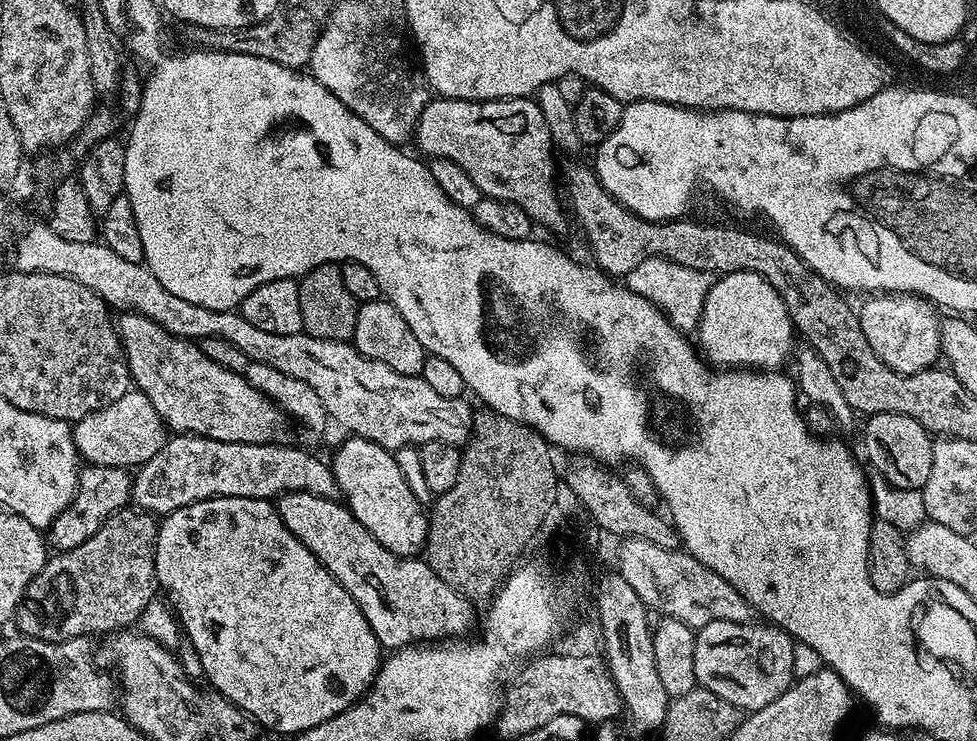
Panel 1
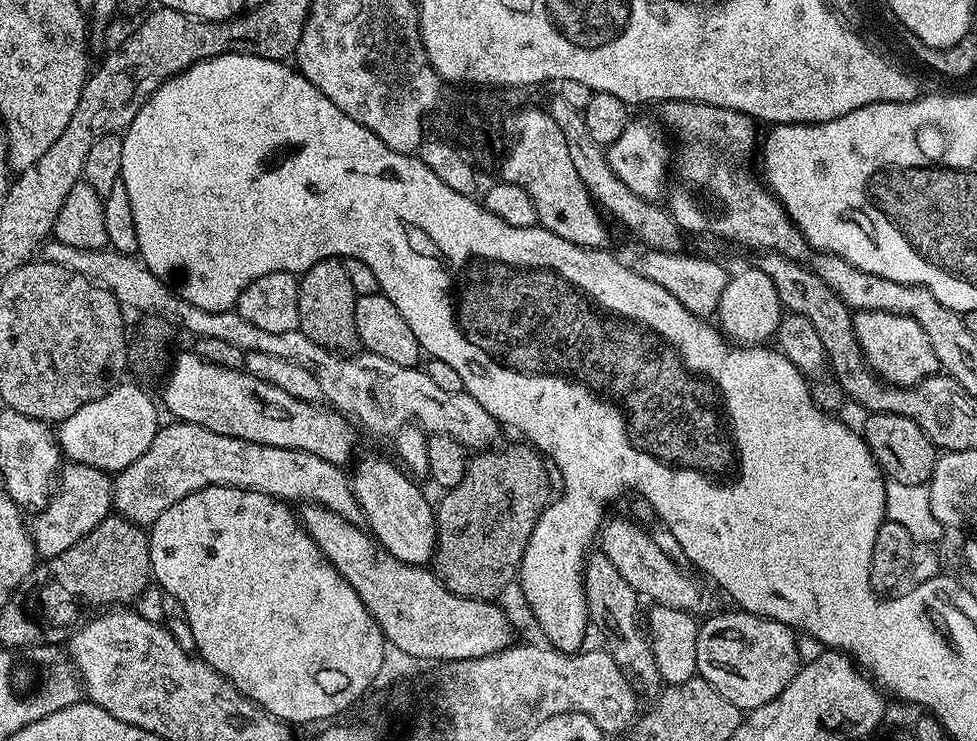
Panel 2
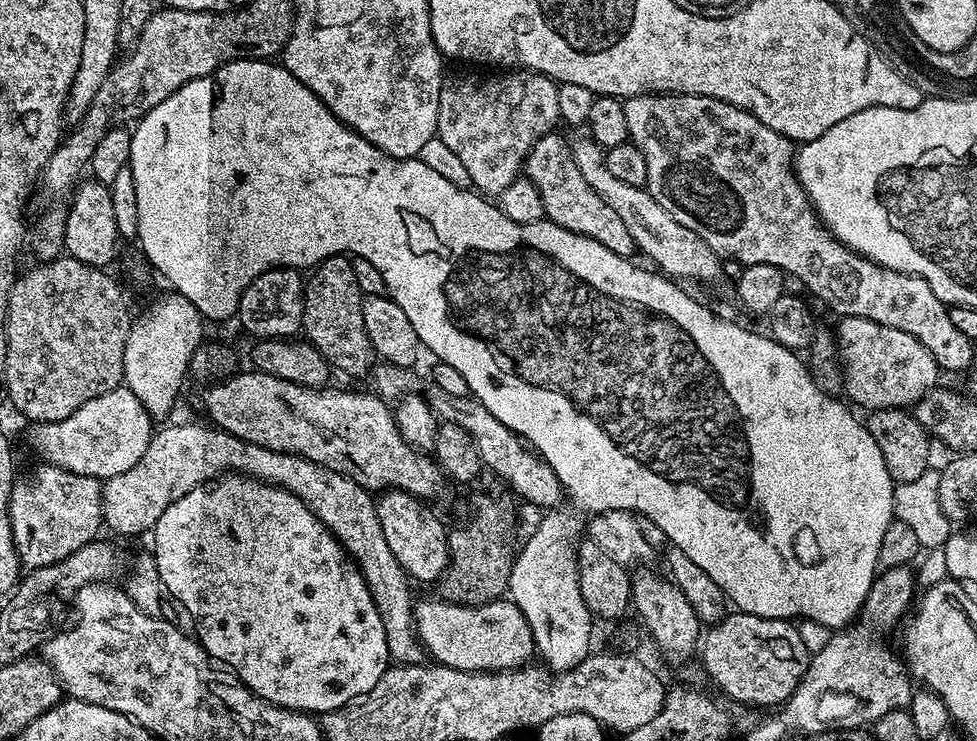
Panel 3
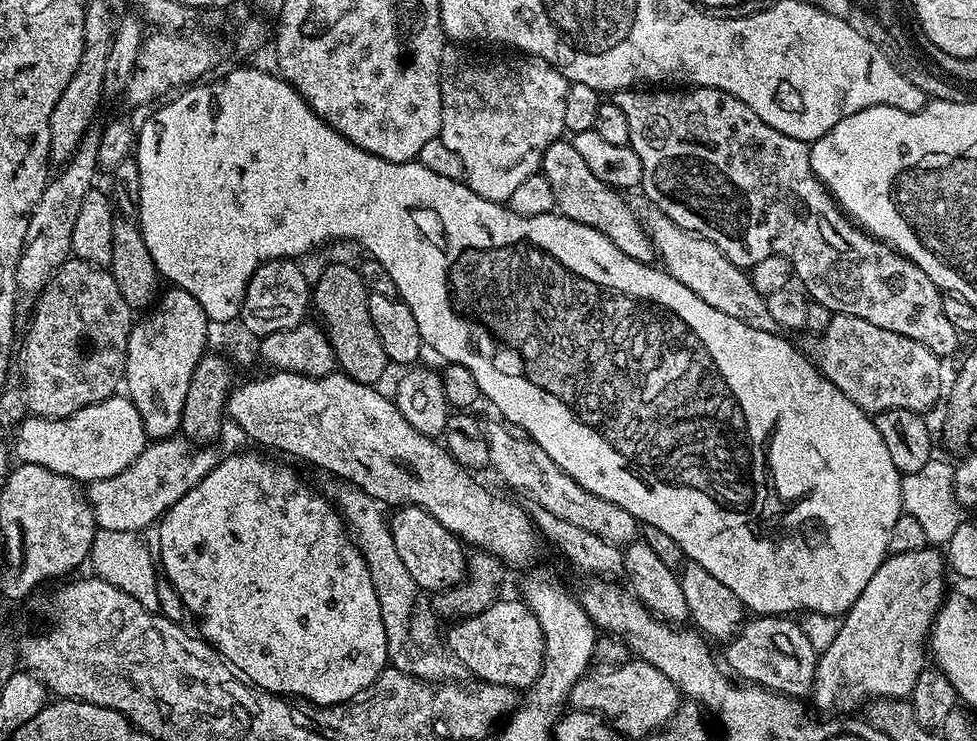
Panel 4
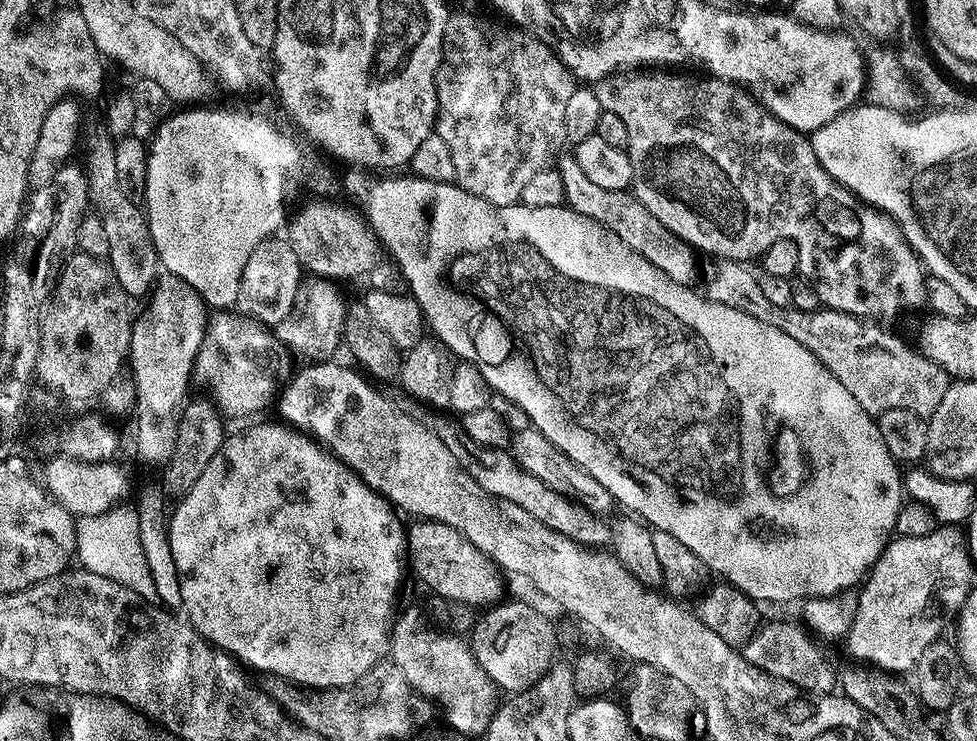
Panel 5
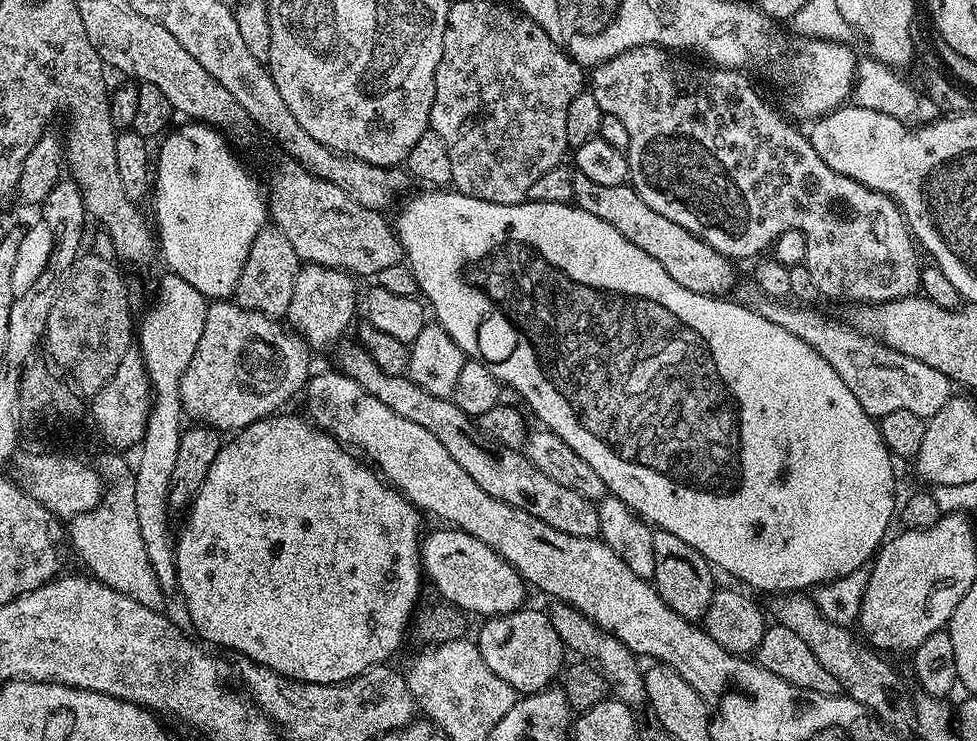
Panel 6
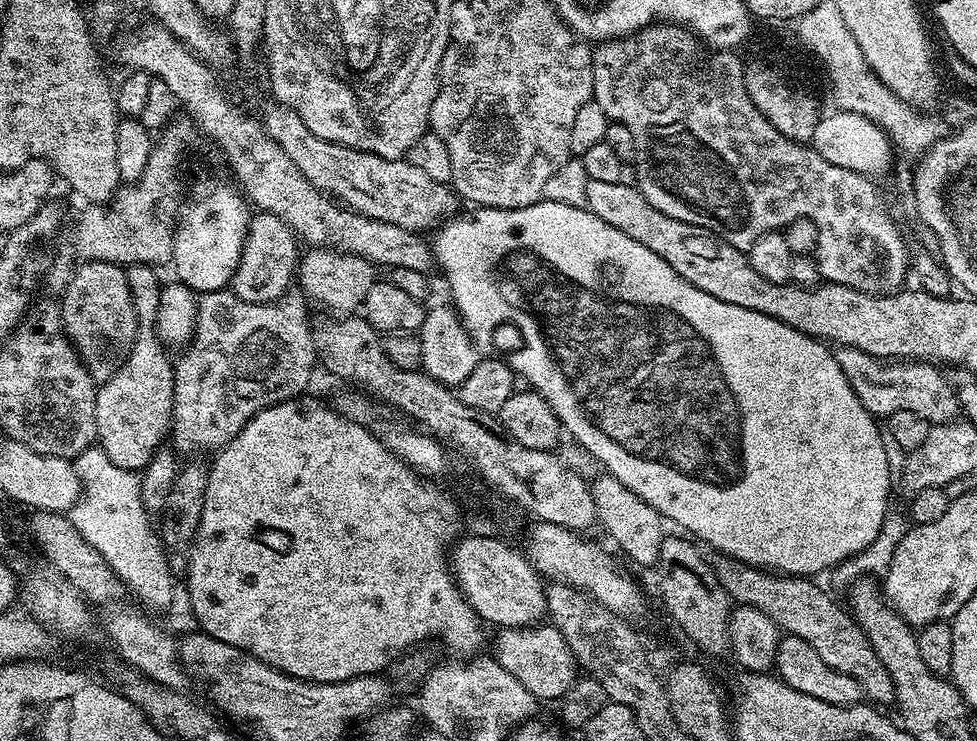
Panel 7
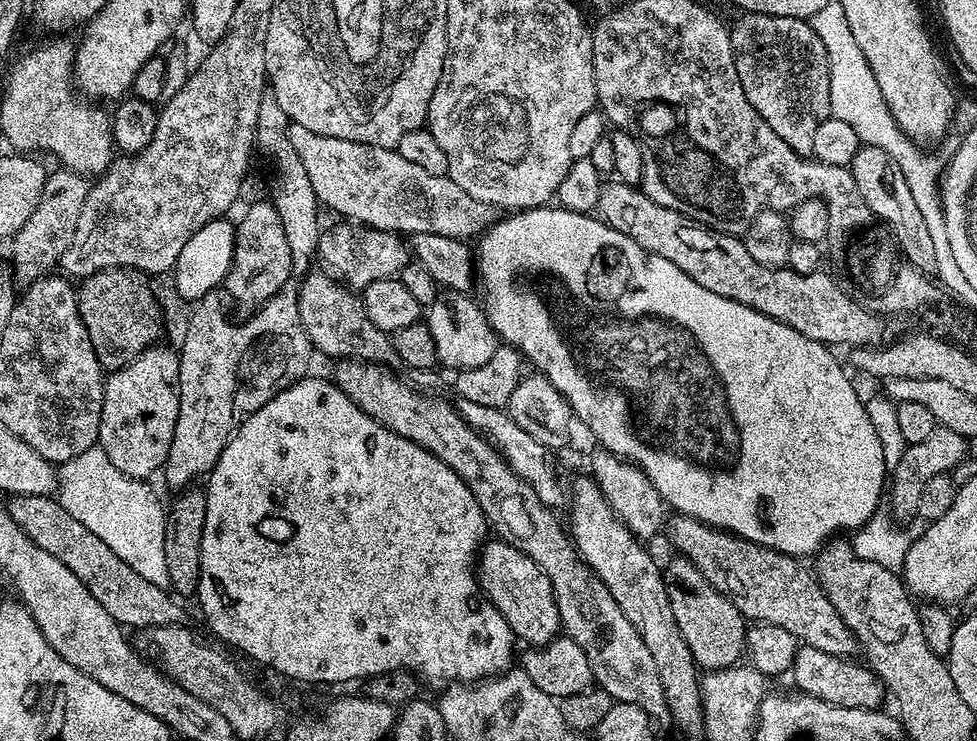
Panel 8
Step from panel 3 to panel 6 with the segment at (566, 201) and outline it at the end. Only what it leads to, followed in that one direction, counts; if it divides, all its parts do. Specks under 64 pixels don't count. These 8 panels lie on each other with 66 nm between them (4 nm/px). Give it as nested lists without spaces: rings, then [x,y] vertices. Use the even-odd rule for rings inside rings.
[[[579,174],[573,175],[572,181],[574,182],[572,198],[575,207],[594,214],[594,218],[602,218],[602,222],[610,222],[610,226],[614,226],[614,230],[618,230],[618,234],[622,234],[630,242],[634,242],[634,246],[638,246],[638,250],[646,250],[646,254],[650,254],[650,258],[654,258],[654,262],[658,262],[658,266],[662,266],[662,270],[666,270],[666,274],[670,274],[670,278],[674,278],[674,282],[678,282],[678,286],[686,286],[686,290],[694,290],[703,296],[717,298],[731,293],[728,291],[736,284],[736,272],[732,269],[735,268],[733,261],[729,260],[727,256],[723,256],[700,236],[695,236],[690,230],[678,226],[678,222],[670,222],[670,218],[658,214],[658,210],[650,210],[650,206],[646,206],[646,202],[642,202],[640,195],[627,183],[618,186],[601,186],[599,182],[590,182],[590,178]]]

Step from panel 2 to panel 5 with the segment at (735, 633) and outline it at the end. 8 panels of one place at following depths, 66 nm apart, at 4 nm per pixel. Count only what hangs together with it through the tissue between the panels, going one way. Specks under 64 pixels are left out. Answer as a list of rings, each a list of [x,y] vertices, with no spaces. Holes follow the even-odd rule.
[[[776,620],[773,624],[761,623],[756,633],[742,646],[742,655],[758,670],[780,678],[782,682],[790,682],[804,692],[831,693],[835,684],[837,687],[838,678],[832,674],[832,668],[824,661],[823,654],[812,645],[813,637],[797,624],[787,624],[784,620]]]

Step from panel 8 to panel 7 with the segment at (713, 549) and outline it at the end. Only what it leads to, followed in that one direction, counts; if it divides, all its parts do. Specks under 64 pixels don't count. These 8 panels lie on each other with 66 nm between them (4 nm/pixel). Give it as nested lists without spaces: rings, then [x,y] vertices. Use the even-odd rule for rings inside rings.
[[[721,555],[719,559],[714,564],[716,577],[736,604],[762,610],[766,618],[770,618],[780,627],[781,633],[810,642],[810,646],[814,646],[818,658],[822,658],[826,666],[834,666],[834,670],[850,674],[850,678],[860,683],[864,696],[873,705],[891,705],[895,701],[894,682],[886,666],[882,666],[878,654],[874,654],[874,646],[870,646],[866,634],[856,625],[851,611],[843,607],[840,609],[816,582],[802,576],[786,576],[763,568],[753,568],[750,564],[733,560],[731,556]]]

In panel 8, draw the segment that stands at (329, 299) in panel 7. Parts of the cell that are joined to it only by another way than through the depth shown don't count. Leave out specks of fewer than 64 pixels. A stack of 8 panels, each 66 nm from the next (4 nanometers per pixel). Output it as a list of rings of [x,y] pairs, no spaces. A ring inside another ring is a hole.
[[[336,222],[333,228],[325,227],[320,234],[320,245],[318,251],[318,260],[320,260],[325,269],[331,275],[339,278],[353,290],[362,290],[370,286],[370,282],[375,280],[391,280],[410,262],[410,248],[407,243],[404,244],[399,235],[395,232],[380,232],[377,228],[367,226],[357,226],[352,222]]]

